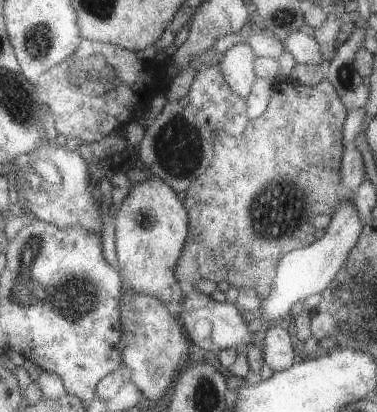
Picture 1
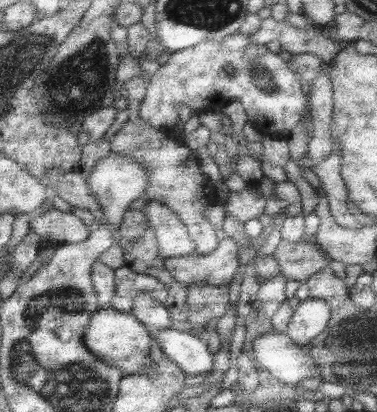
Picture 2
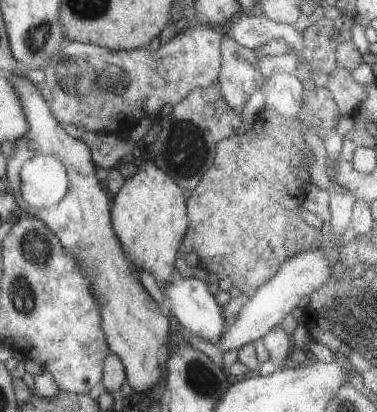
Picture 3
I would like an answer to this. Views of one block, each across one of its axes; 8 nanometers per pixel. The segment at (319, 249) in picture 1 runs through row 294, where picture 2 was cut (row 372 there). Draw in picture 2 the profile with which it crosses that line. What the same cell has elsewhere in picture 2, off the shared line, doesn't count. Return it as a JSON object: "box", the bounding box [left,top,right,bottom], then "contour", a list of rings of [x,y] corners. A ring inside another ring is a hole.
{"box":[251,332,319,386],"contour":[[[265,332],[251,342],[253,362],[263,368],[275,380],[287,386],[299,386],[303,378],[311,378],[311,372],[319,372],[309,354],[303,354],[289,336],[277,332]]]}

